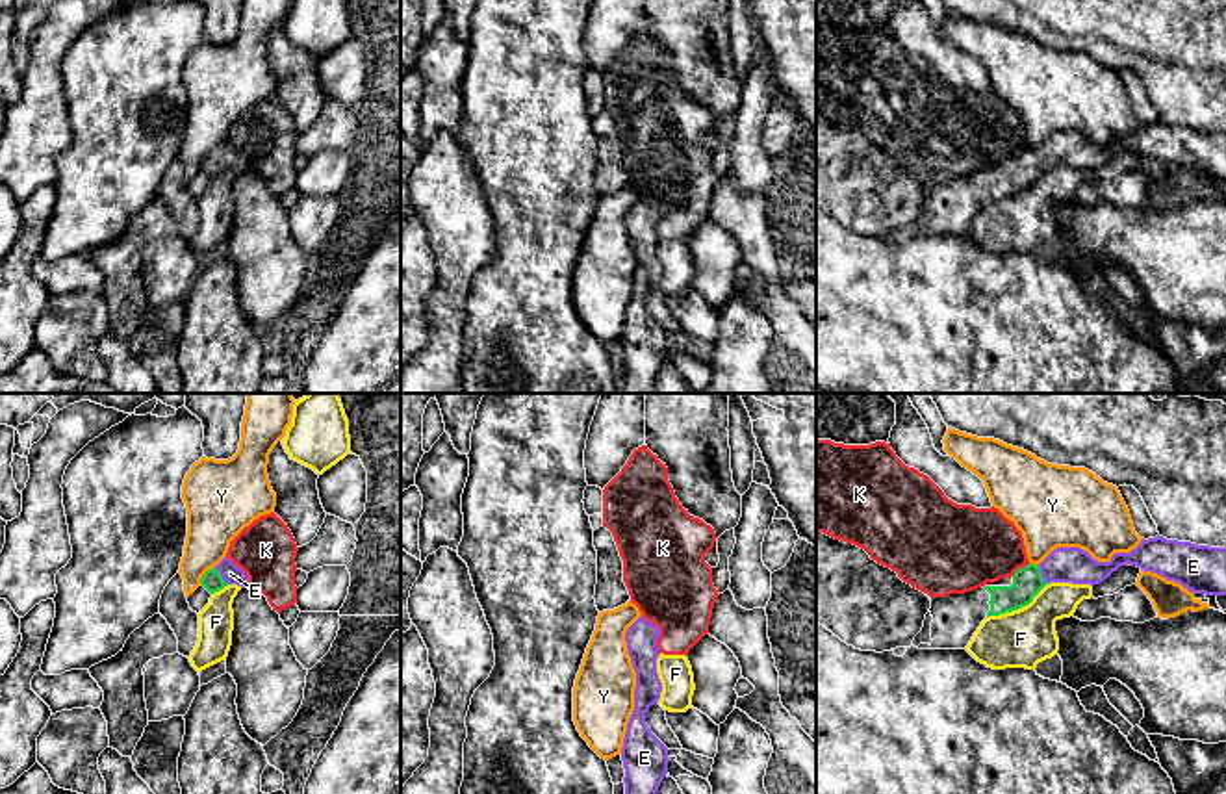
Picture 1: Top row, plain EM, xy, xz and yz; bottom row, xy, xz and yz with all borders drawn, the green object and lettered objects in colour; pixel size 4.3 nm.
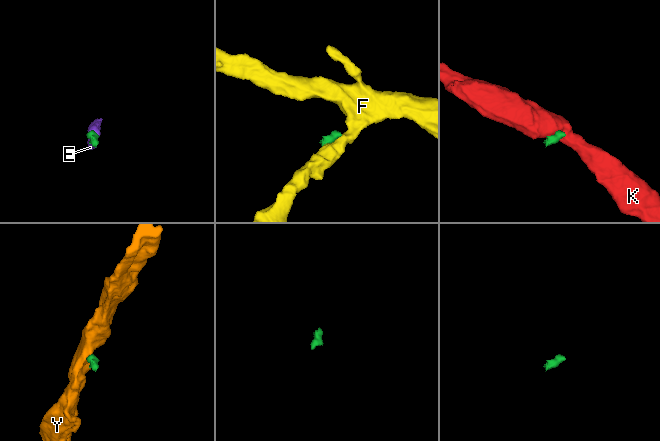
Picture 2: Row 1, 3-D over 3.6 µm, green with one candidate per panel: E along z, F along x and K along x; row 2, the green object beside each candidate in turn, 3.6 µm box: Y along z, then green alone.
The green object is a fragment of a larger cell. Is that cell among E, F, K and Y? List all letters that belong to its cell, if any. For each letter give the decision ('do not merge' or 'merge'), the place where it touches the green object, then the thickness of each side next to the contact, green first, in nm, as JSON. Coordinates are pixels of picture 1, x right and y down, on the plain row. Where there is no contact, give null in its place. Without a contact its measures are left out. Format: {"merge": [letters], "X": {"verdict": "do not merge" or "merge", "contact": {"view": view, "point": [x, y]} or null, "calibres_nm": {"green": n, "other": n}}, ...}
{"merge": ["E"], "E": {"verdict": "merge", "contact": {"view": "yz", "point": [1041, 160]}, "calibres_nm": {"green": 130, "other": 160}}, "F": {"verdict": "do not merge", "contact": {"view": "yz", "point": [1017, 193]}, "calibres_nm": {"green": 130, "other": 260}}, "K": {"verdict": "do not merge", "contact": {"view": "yz", "point": [1021, 153]}, "calibres_nm": {"green": 130, "other": 360}}, "Y": {"verdict": "do not merge", "contact": {"view": "xy", "point": [204, 158]}, "calibres_nm": {"green": 90, "other": 240}}}

